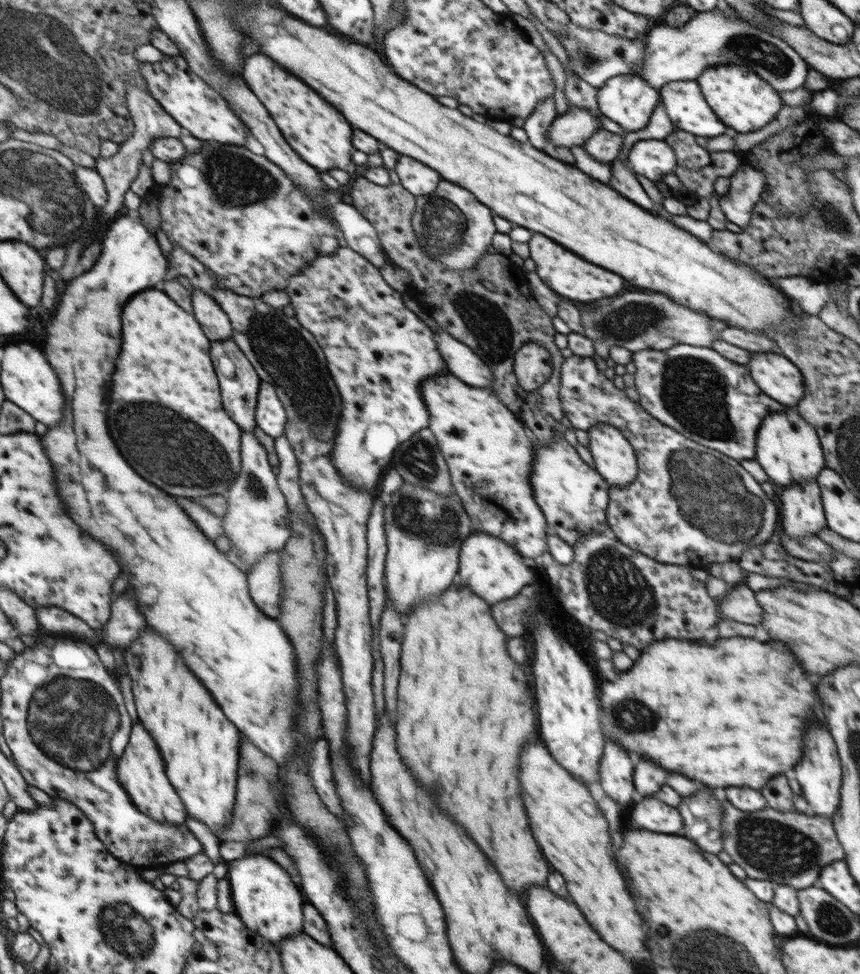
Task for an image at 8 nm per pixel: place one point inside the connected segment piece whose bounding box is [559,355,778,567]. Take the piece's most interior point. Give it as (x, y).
(666, 514)

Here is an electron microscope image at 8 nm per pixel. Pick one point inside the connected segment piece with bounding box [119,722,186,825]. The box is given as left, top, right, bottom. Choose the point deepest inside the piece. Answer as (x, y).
(141, 767)

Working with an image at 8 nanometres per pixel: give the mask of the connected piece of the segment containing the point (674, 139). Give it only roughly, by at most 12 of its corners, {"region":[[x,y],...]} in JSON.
{"region":[[674,129],[665,140],[677,166],[700,170],[710,153],[692,134]]}

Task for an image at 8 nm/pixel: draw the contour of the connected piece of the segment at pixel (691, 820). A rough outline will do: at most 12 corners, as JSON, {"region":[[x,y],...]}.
{"region":[[710,790],[682,798],[678,832],[722,852],[722,808]]}

